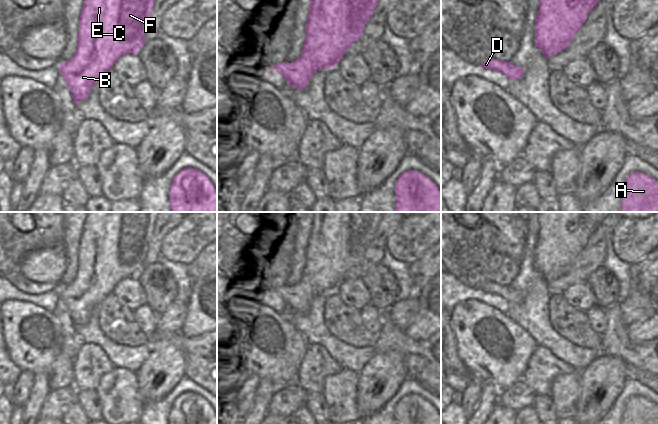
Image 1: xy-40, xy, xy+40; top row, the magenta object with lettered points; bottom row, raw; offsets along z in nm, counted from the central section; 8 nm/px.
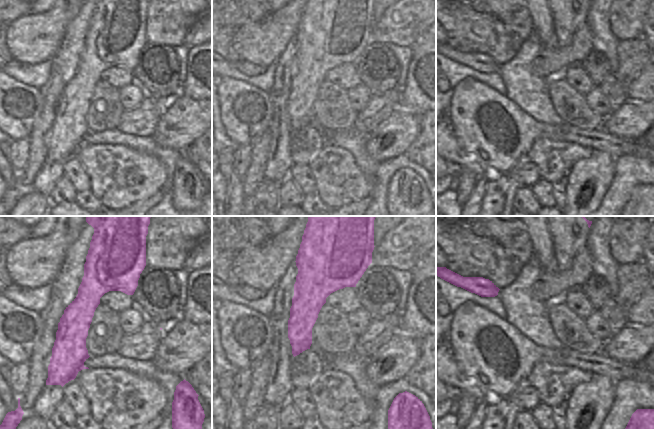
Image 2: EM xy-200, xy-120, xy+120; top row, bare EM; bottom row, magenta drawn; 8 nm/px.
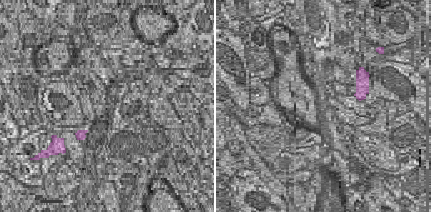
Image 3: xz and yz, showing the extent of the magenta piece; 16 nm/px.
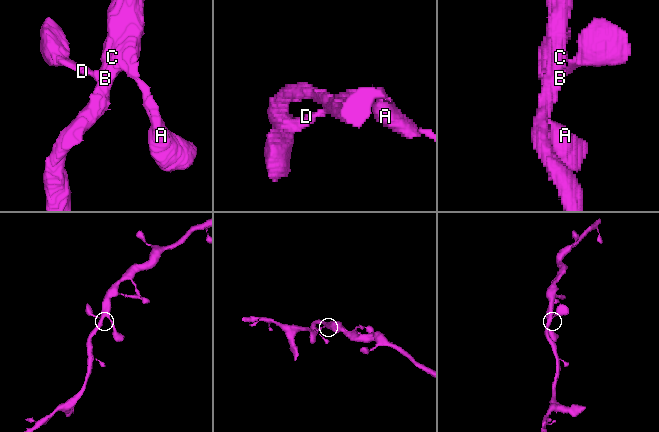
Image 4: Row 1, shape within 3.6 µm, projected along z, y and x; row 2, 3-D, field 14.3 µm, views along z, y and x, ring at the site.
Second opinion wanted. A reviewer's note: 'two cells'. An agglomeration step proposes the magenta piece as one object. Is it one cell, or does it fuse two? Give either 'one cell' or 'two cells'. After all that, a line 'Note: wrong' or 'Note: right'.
one cell
Note: wrong

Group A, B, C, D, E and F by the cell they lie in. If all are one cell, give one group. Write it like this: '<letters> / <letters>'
A B C D E F

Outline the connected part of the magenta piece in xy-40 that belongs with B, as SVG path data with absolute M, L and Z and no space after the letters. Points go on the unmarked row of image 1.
M87 212L78 247L77 274L70 285L61 285L59 290L59 297L63 300L75 327L80 327L89 320L93 310L100 306L122 279L137 278L145 266L157 214L158 212Z

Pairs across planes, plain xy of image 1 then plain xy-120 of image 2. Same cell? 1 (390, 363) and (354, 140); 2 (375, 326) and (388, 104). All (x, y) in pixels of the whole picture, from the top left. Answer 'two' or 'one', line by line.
1: two
2: two

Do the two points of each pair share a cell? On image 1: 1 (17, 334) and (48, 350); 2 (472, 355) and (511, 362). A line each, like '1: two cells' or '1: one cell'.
1: one cell
2: one cell

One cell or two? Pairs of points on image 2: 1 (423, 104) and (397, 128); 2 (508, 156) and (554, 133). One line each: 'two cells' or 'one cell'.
1: two cells
2: one cell

